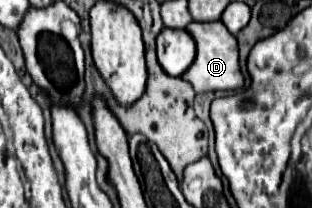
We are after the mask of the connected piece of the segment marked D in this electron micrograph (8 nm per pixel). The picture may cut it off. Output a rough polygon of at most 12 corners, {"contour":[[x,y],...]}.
{"contour":[[221,21],[189,23],[195,93],[241,89],[237,39]]}

